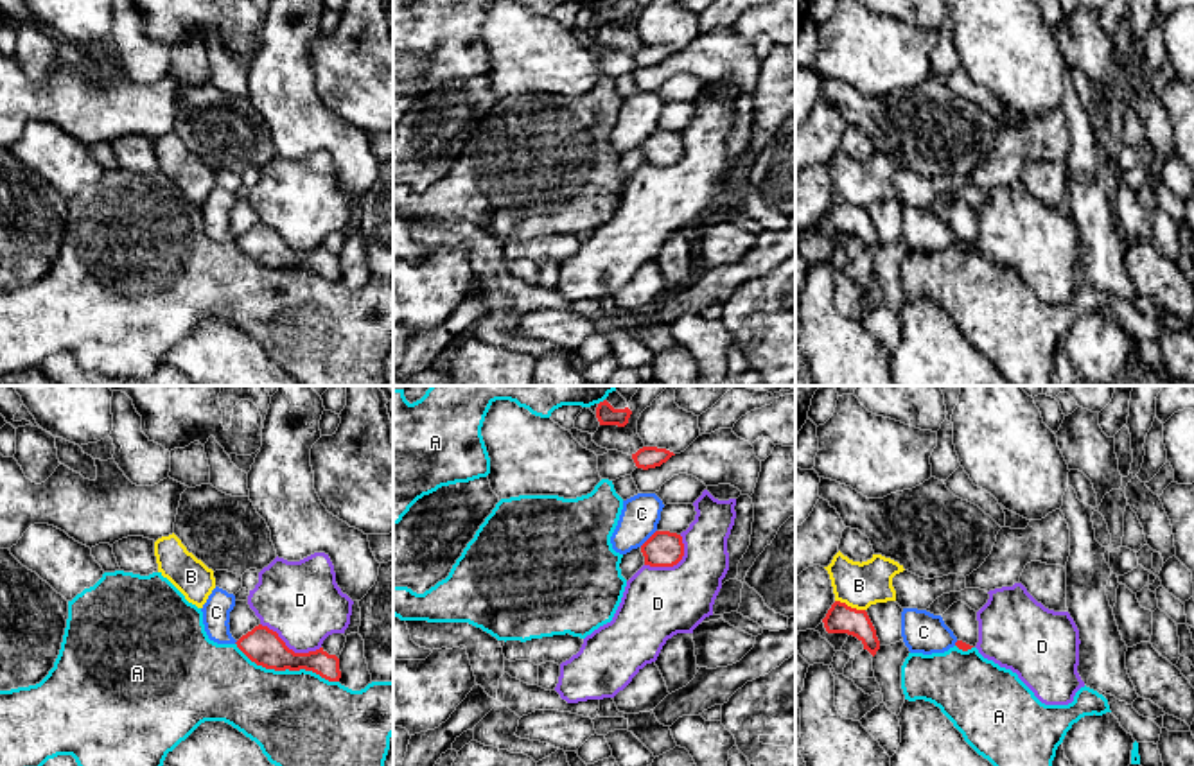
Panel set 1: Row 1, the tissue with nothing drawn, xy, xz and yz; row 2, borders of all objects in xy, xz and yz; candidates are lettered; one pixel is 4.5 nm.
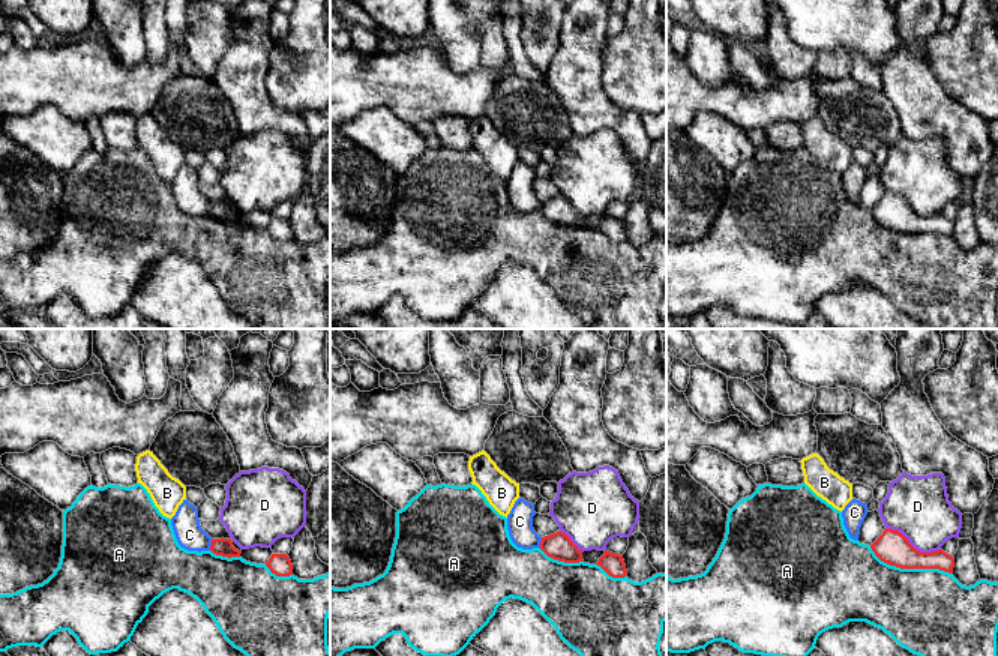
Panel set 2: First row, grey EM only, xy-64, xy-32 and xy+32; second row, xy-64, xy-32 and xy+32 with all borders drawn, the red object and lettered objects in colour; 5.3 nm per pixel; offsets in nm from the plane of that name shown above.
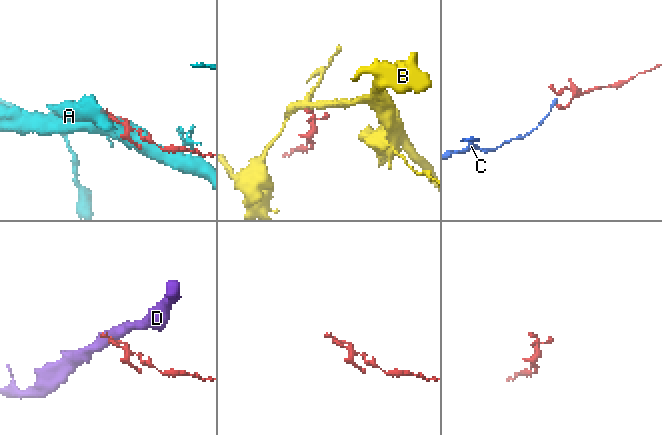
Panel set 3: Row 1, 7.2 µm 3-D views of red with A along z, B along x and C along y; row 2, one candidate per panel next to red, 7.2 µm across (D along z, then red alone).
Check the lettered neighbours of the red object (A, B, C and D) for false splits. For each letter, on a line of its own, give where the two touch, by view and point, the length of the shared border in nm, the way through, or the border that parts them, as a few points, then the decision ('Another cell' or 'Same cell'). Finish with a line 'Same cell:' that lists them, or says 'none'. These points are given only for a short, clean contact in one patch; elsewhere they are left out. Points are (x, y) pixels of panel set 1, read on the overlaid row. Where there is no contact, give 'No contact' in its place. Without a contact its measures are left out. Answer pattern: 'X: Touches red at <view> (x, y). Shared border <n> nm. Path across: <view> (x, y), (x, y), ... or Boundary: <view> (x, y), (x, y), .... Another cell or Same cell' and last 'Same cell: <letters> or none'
A: Touches red at xy (286, 668). Shared border 500 nm. Another cell
B: Touches red at yz (850, 607). Shared border 140 nm. Boundary: yz (835, 600), (864, 610). Another cell
C: Touches red at xz (649, 539). Shared border 110 nm. Boundary: xz (656, 530), (640, 546). Another cell
D: Touches red at xy (288, 648). Shared border 300 nm. Boundary: xy (261, 623), (272, 628), (295, 652), (315, 652), (320, 648). Another cell
Same cell: none

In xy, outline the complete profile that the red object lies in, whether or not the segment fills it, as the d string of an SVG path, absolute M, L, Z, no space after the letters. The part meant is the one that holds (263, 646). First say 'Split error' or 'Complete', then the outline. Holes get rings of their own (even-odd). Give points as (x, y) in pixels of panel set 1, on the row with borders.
Complete. M255 626L242 635L237 648L257 666L275 671L312 671L329 682L339 682L339 658L329 655L323 648L309 653L294 653L285 646L277 631L268 626Z

